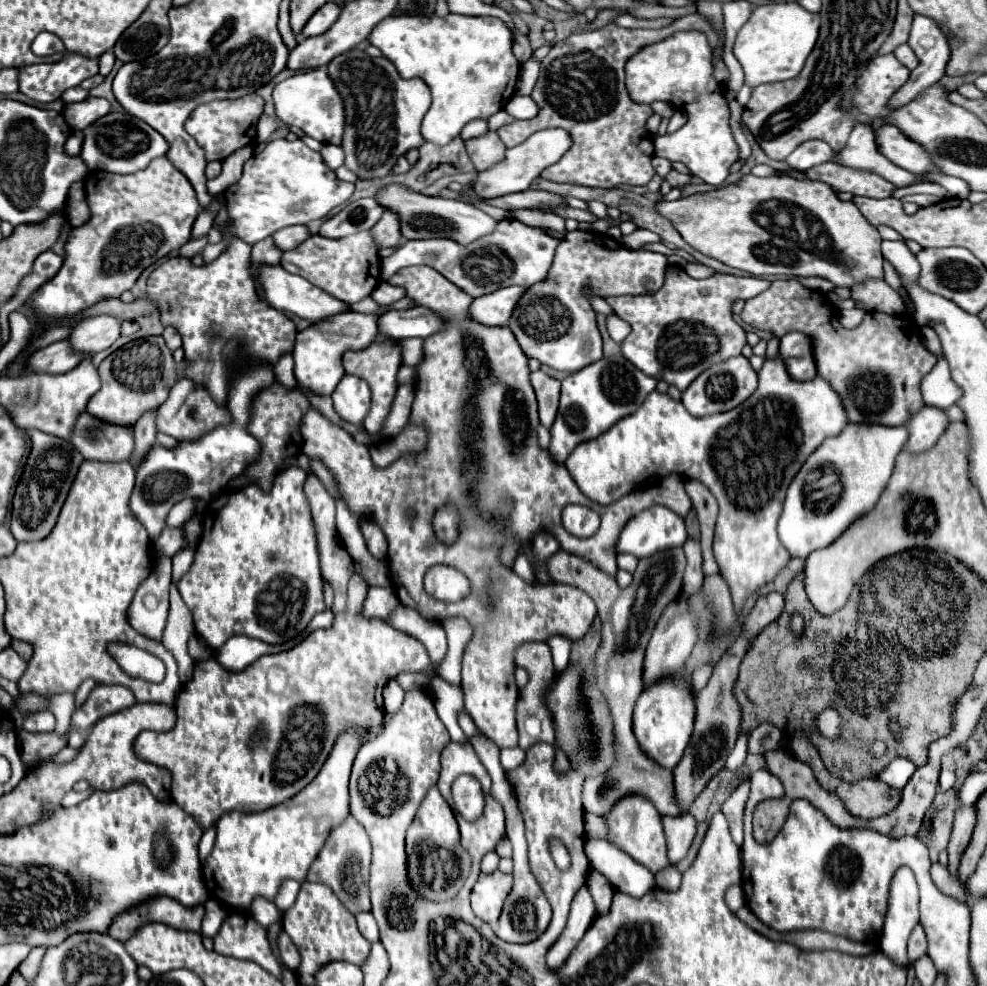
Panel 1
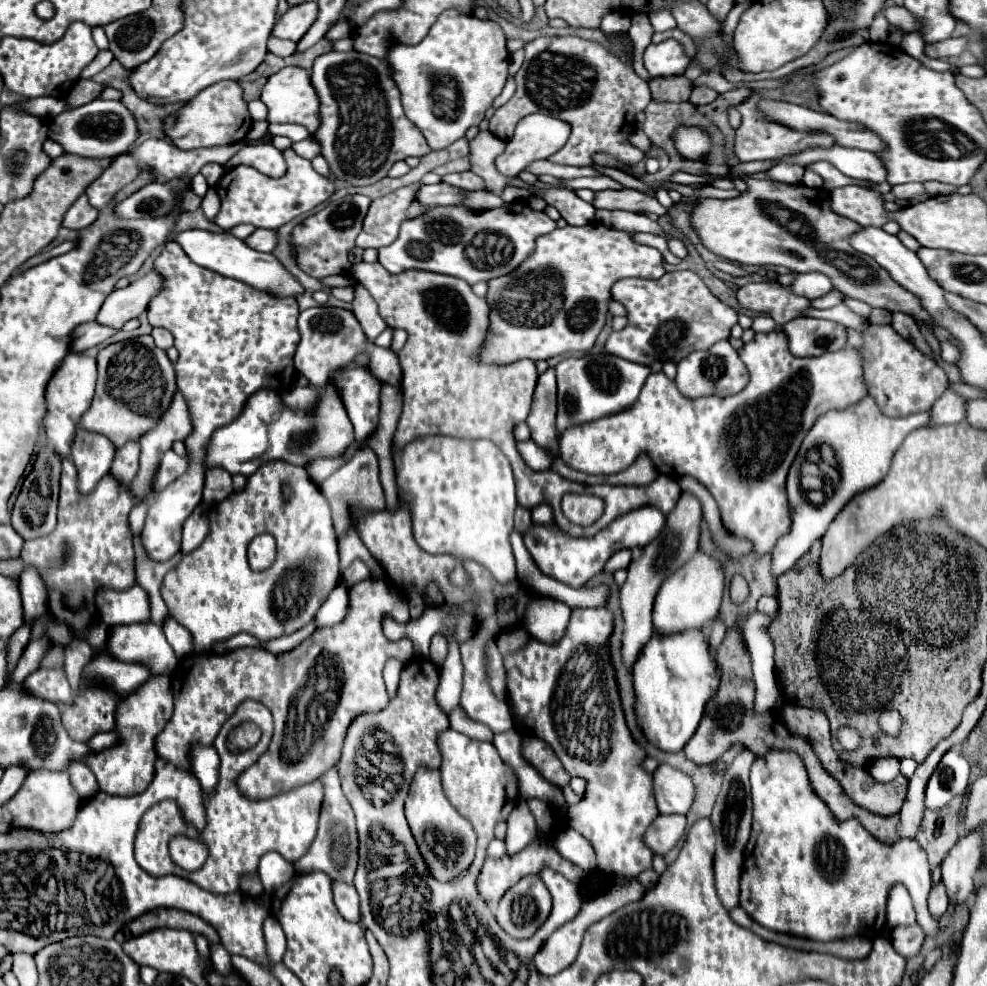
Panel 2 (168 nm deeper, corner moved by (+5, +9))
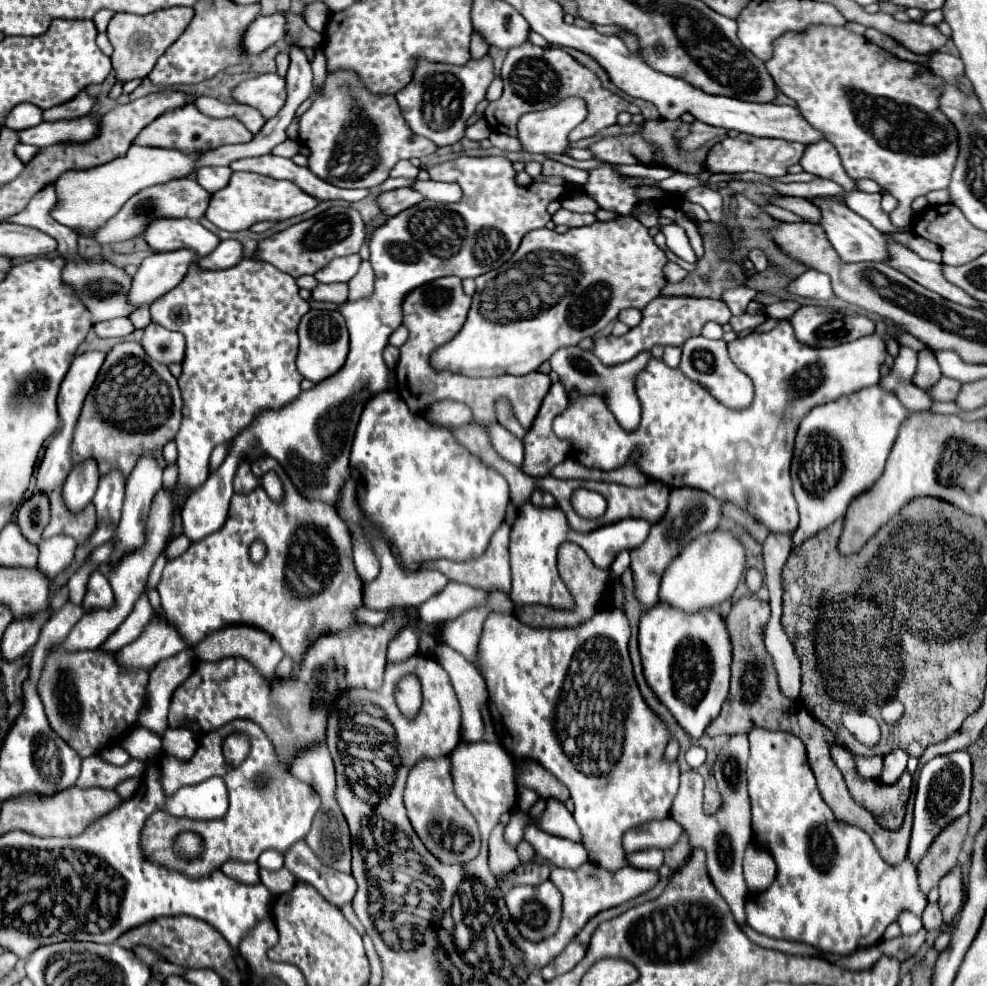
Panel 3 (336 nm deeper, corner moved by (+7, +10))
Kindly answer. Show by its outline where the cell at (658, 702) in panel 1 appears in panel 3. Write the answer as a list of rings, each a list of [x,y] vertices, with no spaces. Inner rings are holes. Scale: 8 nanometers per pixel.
[[[658,601],[656,607],[642,613],[638,643],[644,677],[652,691],[670,709],[690,737],[702,737],[704,729],[718,717],[728,697],[732,643],[720,613],[716,609],[684,613]],[[682,697],[690,697],[690,703],[686,703]]]

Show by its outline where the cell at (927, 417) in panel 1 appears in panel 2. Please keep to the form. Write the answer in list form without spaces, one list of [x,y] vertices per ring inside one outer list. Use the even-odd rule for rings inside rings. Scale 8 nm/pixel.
[[[946,390],[930,408],[928,428],[936,428],[942,424],[956,424],[964,420],[964,398]]]

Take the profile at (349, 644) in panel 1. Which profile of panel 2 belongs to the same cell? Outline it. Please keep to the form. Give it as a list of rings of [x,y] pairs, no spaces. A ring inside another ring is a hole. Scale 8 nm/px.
[[[362,580],[348,588],[348,612],[346,618],[334,626],[318,628],[314,634],[284,654],[272,654],[262,648],[236,648],[226,654],[216,652],[194,652],[184,656],[170,674],[172,692],[174,692],[174,714],[168,720],[166,728],[156,736],[154,748],[156,754],[186,772],[192,772],[190,748],[196,744],[212,746],[214,738],[218,736],[222,724],[234,714],[240,702],[246,698],[262,702],[274,714],[274,738],[268,750],[258,758],[250,768],[246,768],[236,780],[238,790],[250,800],[272,798],[282,792],[288,792],[296,786],[302,786],[310,780],[316,780],[328,768],[336,766],[342,754],[344,738],[360,714],[380,712],[388,706],[388,694],[382,682],[382,668],[390,658],[400,660],[404,666],[414,660],[414,648],[408,638],[400,638],[398,642],[388,640],[382,634],[382,616],[390,614],[398,618],[398,622],[410,620],[408,614],[408,600],[402,590],[398,590],[390,580]]]

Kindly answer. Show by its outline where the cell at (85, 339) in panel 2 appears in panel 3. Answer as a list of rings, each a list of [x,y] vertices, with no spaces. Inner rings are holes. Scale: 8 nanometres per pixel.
[[[120,317],[120,319],[110,319],[104,323],[98,323],[94,327],[94,331],[100,337],[126,337],[134,331],[134,325],[126,317]]]

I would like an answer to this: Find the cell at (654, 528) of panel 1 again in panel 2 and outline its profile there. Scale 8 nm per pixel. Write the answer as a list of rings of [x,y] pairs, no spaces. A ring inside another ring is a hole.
[[[648,504],[648,506],[636,508],[632,512],[626,512],[624,516],[618,516],[610,526],[600,530],[594,538],[572,538],[572,536],[564,534],[560,528],[556,528],[556,524],[550,524],[550,528],[538,528],[536,524],[532,524],[528,528],[528,532],[524,534],[524,544],[544,574],[554,576],[556,580],[560,580],[572,588],[580,588],[594,574],[602,572],[606,560],[614,552],[618,552],[622,548],[650,544],[650,540],[654,540],[662,532],[664,524],[666,524],[666,516],[656,506]]]

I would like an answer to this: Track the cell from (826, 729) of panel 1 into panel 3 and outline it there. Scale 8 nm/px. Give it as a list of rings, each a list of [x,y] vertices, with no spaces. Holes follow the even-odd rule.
[[[832,747],[832,757],[834,757],[834,761],[838,763],[838,769],[842,771],[842,775],[844,775],[844,779],[846,779],[846,785],[848,785],[848,789],[850,789],[850,795],[856,799],[856,803],[860,803],[864,809],[868,809],[868,811],[874,815],[874,819],[878,821],[880,827],[890,829],[890,831],[900,829],[900,825],[902,825],[902,821],[904,821],[906,801],[908,801],[908,797],[910,797],[912,775],[910,775],[908,771],[904,771],[902,777],[898,779],[898,783],[894,783],[894,785],[884,785],[884,783],[880,783],[880,781],[862,781],[862,779],[856,775],[856,771],[852,769],[852,767],[854,767],[854,761],[852,761],[852,757],[850,757],[850,753],[848,753],[846,749],[842,749],[842,747]]]

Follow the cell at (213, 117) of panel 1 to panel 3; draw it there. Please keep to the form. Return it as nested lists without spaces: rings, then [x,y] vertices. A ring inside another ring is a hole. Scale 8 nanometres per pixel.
[[[194,105],[168,111],[164,117],[152,121],[136,139],[132,141],[134,145],[140,147],[166,147],[166,149],[180,149],[180,151],[206,151],[206,149],[216,149],[228,143],[248,143],[252,141],[252,133],[236,119],[208,119],[206,115],[200,115]]]

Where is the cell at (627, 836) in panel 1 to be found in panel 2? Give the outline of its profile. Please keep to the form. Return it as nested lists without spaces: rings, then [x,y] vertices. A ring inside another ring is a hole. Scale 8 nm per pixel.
[[[574,608],[568,630],[558,644],[542,644],[532,638],[526,648],[514,656],[506,656],[504,666],[508,696],[522,726],[528,726],[554,748],[570,776],[588,780],[582,802],[568,807],[568,826],[582,832],[582,836],[594,844],[598,868],[602,872],[636,878],[640,872],[652,868],[654,852],[646,848],[644,834],[658,816],[658,808],[652,790],[652,774],[644,772],[640,766],[646,752],[628,732],[616,692],[614,670],[608,656],[612,626],[614,618],[606,608]],[[562,676],[582,676],[582,690],[580,686],[574,688],[574,678]],[[558,720],[570,720],[574,724],[576,752],[564,746],[556,724]]]

